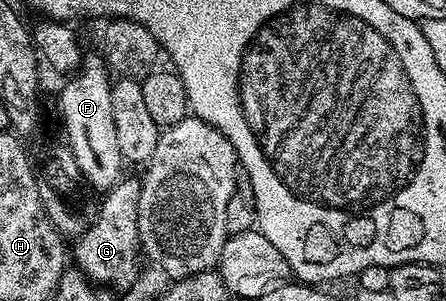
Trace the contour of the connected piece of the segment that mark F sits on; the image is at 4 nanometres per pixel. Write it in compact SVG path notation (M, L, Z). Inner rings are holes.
M99 53L92 54L89 58L87 55L81 61L80 69L65 82L68 83L60 90L60 122L64 125L65 136L68 137L66 149L74 156L85 183L93 191L113 190L125 173L126 161L119 151L117 129L114 128L111 104L114 82L110 71Z

